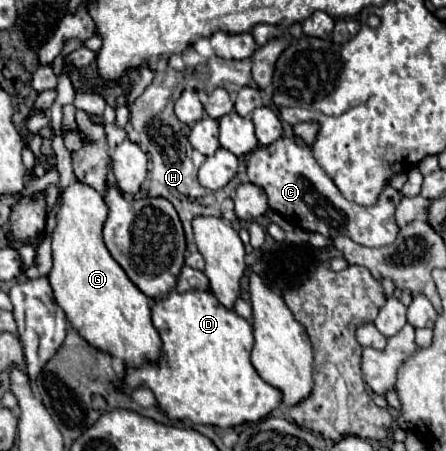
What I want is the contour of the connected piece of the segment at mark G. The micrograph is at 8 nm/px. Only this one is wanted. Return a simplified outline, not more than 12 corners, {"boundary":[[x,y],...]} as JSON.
{"boundary":[[103,194],[59,198],[55,302],[125,366],[157,360],[149,298],[103,244]]}

